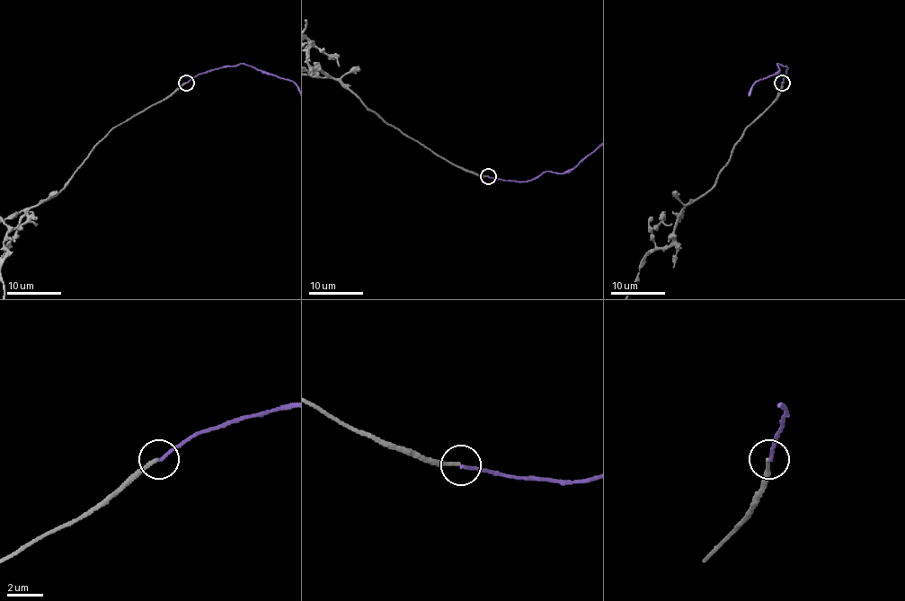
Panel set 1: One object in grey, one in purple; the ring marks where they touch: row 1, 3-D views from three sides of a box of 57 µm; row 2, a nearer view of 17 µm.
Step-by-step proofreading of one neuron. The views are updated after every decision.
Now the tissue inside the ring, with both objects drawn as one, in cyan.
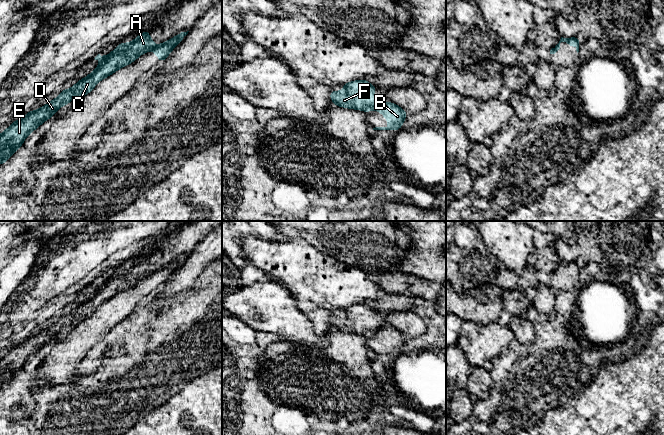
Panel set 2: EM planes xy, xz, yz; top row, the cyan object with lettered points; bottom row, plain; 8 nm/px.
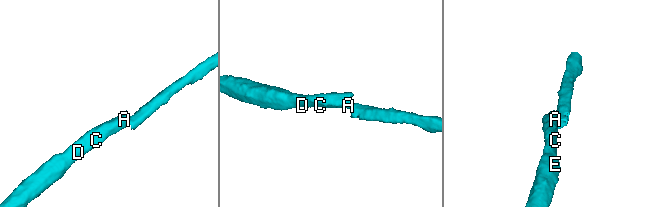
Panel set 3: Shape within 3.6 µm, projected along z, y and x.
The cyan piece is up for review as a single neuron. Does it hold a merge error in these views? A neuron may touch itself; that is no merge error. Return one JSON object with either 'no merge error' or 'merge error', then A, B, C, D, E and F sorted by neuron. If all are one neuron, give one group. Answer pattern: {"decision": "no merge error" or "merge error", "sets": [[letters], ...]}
{"decision": "merge error", "sets": [["A", "C", "D", "E", "F"], ["B"]]}

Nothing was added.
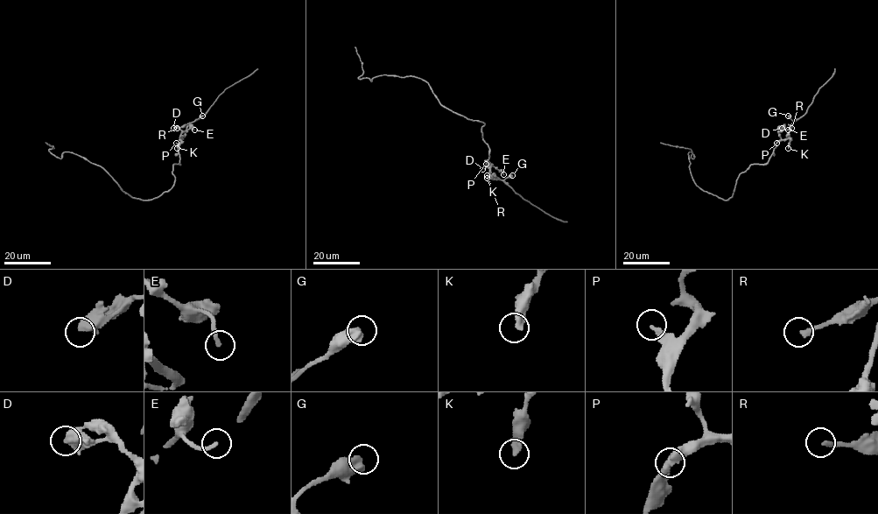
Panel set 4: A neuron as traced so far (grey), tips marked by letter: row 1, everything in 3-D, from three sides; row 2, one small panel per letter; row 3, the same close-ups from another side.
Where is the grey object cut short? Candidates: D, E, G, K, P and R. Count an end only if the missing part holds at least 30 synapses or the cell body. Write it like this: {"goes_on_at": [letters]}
{"goes_on_at": []}

